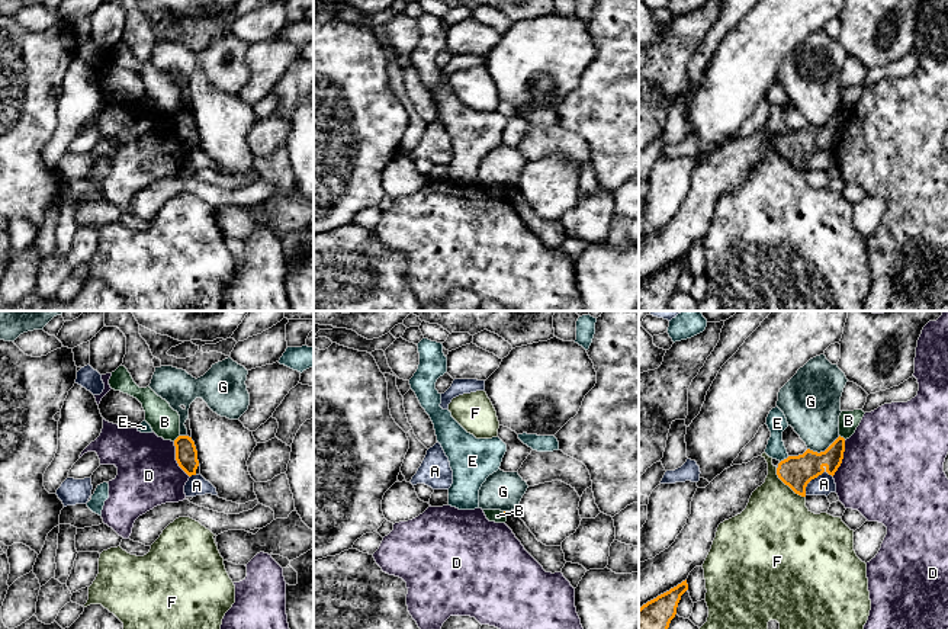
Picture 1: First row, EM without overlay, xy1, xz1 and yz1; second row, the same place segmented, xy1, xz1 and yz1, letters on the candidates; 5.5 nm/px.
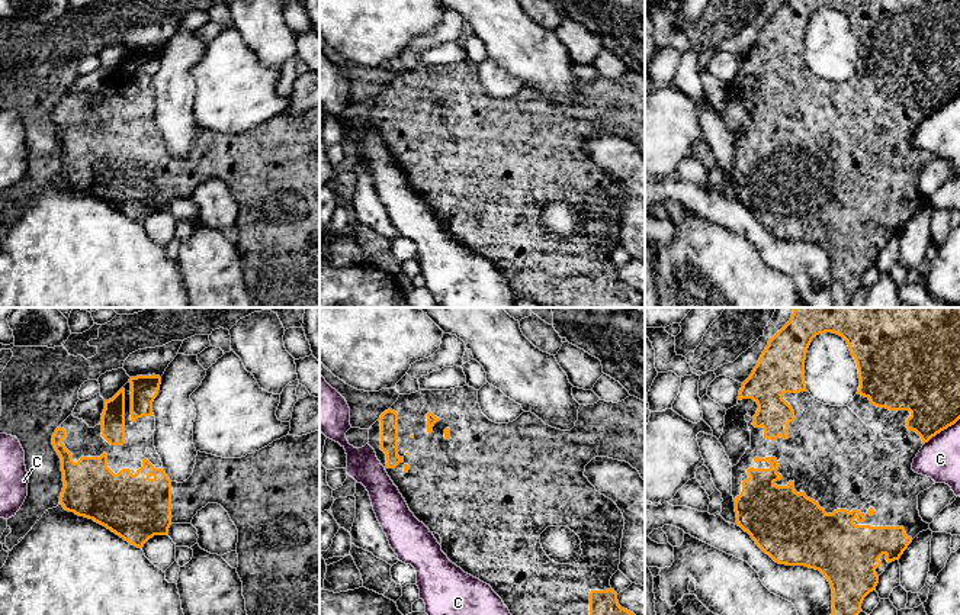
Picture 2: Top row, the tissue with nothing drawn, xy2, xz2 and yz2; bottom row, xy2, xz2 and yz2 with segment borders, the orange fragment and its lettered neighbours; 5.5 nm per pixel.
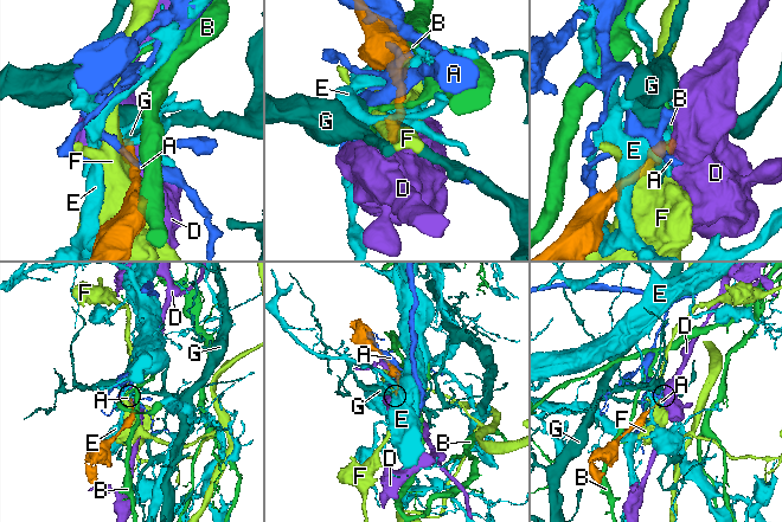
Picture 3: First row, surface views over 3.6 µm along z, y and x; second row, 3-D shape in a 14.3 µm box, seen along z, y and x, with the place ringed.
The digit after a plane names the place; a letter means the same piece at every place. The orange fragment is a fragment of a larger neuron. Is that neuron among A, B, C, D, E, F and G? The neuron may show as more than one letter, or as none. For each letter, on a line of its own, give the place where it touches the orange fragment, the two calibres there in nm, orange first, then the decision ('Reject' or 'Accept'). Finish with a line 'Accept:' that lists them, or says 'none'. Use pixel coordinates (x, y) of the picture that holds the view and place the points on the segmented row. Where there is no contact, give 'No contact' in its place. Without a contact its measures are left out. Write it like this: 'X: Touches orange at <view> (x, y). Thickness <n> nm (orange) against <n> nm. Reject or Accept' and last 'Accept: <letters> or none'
A: Touches orange at yz1 (815, 477). Thickness 180 nm (orange) against 110 nm. Reject
B: Touches orange at xy1 (177, 437). Thickness 130 nm (orange) against 160 nm. Reject
C: Touches orange at yz2 (941, 430). Thickness 340 nm (orange) against 220 nm. Reject
D: Touches orange at yz1 (842, 458). Thickness 160 nm (orange) against 500 nm. Reject
E: Touches orange at yz1 (784, 459). Thickness 180 nm (orange) against 110 nm. Reject
F: Touches orange at yz1 (787, 484). Thickness 180 nm (orange) against 400 nm. Reject
G: Touches orange at yz1 (825, 451). Thickness 180 nm (orange) against 300 nm. Reject
Accept: none

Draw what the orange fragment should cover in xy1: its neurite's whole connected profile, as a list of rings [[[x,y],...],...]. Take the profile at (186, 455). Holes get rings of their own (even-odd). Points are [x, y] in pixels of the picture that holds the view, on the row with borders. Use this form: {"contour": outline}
{"contour": [[[179,436],[174,440],[176,460],[179,466],[189,475],[196,475],[199,466],[197,450],[195,442],[189,436]]]}

